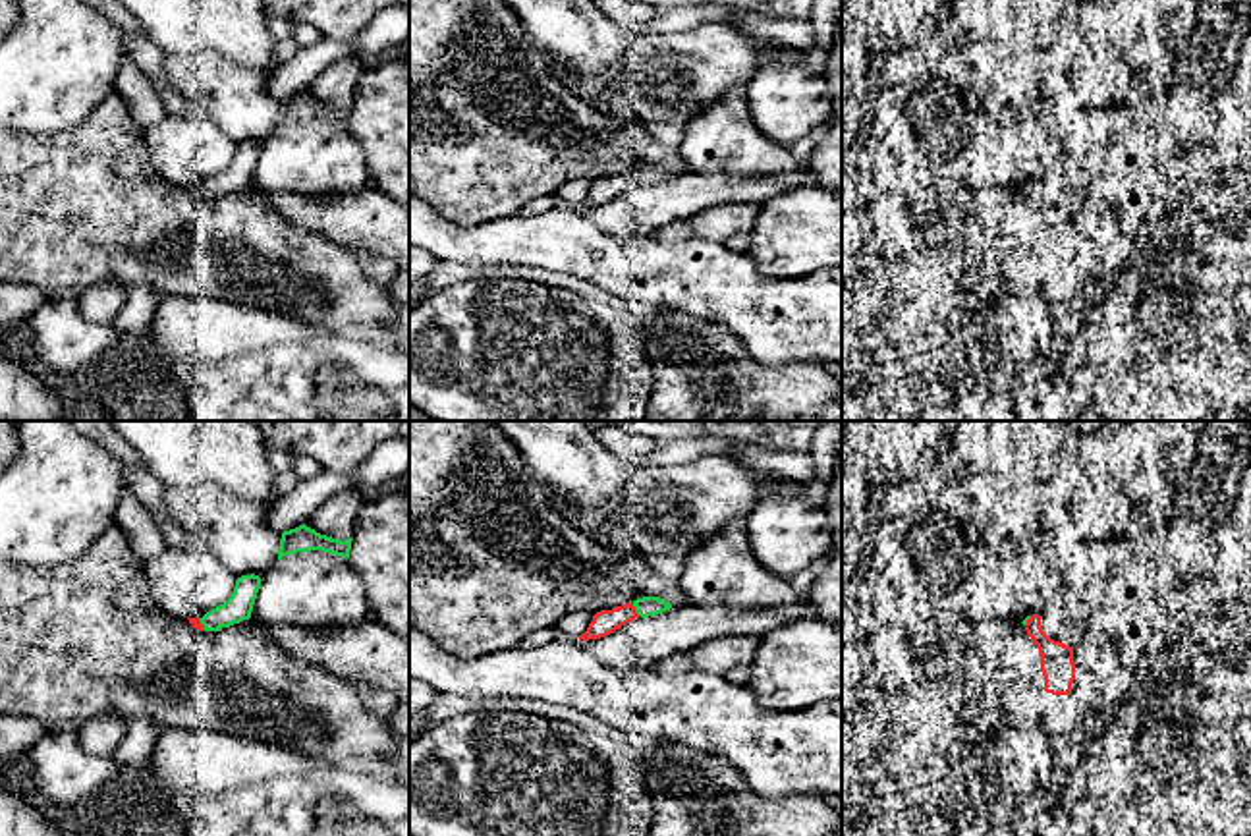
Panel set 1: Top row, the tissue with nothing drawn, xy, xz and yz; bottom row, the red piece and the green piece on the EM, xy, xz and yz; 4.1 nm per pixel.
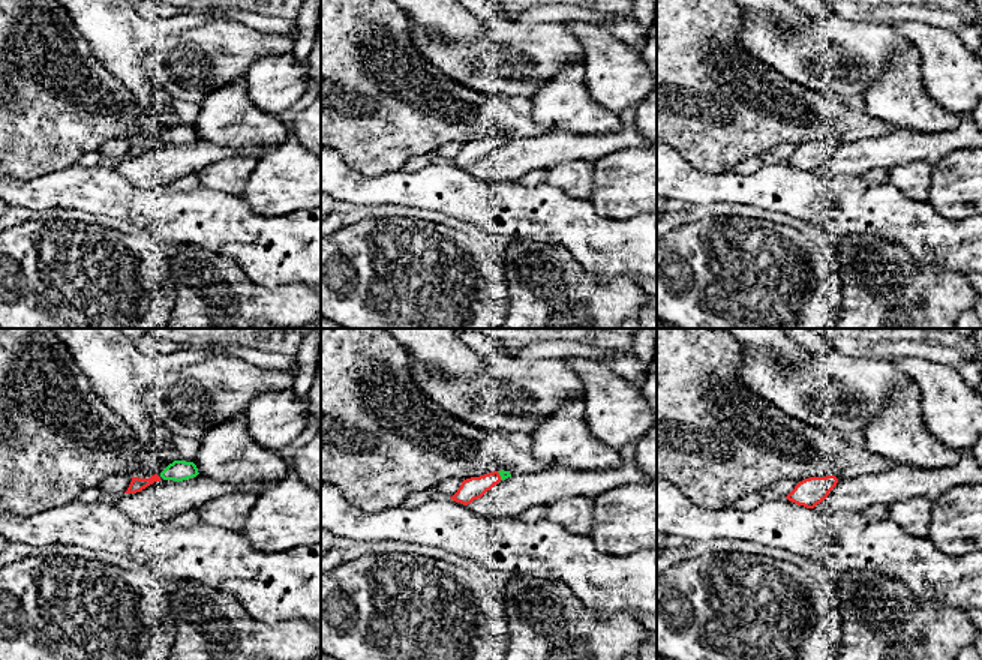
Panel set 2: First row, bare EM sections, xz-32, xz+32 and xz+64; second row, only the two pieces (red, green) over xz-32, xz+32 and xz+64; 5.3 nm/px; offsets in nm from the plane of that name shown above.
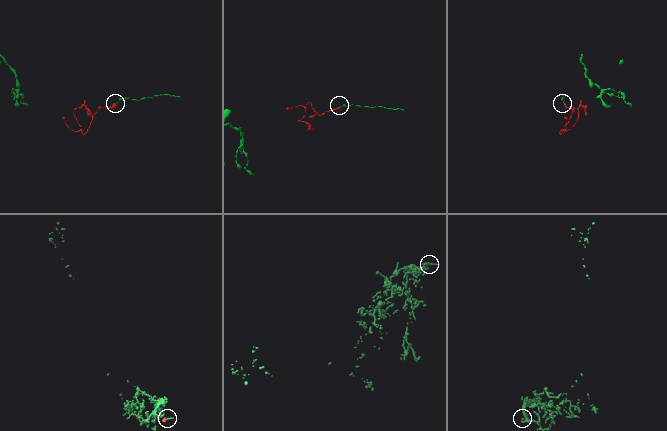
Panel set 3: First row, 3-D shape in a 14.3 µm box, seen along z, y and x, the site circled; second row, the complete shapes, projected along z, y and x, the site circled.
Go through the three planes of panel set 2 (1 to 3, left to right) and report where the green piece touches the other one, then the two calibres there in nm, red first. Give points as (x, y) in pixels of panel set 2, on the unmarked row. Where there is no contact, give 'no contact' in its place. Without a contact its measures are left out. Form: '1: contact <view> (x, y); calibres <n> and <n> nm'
1: no contact
2: contact xz+32 (499, 140); calibres 120 and 50 nm
3: no contact

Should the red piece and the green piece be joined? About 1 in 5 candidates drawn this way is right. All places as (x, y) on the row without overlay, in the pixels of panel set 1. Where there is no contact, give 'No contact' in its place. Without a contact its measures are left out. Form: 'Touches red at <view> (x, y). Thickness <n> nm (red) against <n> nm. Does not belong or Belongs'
Touches red at xz (634, 176). Thickness 110 nm (red) against 90 nm. Belongs

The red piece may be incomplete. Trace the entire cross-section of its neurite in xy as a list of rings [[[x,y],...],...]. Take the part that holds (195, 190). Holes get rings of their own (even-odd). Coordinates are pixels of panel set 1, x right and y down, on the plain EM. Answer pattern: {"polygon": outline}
{"polygon": [[[241,143],[236,149],[232,164],[207,180],[203,185],[187,185],[199,199],[218,199],[251,185],[257,160],[261,156],[259,143]]]}

